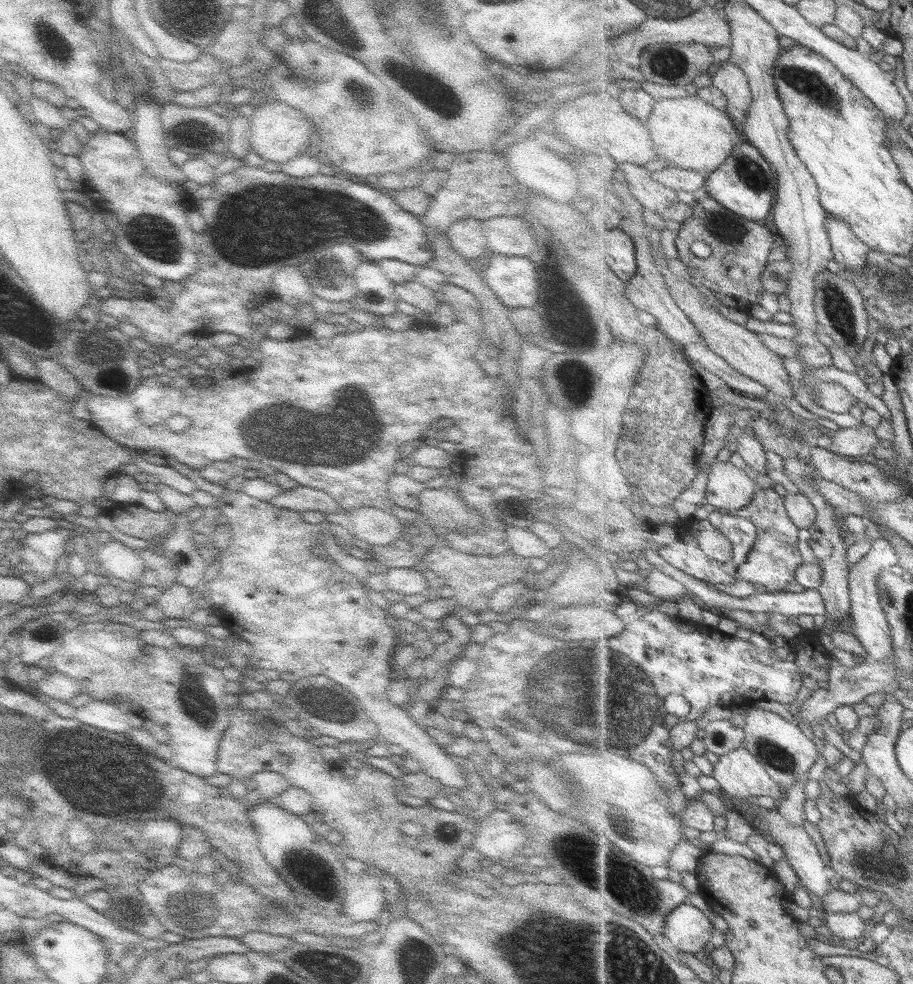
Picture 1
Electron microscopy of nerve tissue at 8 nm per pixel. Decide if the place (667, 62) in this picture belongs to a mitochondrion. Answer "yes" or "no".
yes

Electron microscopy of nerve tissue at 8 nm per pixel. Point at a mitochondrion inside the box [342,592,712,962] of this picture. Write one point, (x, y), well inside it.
(627, 720)

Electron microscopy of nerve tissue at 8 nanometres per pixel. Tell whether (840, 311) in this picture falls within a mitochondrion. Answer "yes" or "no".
yes

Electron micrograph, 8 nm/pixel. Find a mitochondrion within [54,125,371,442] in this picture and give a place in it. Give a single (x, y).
(163, 244)

